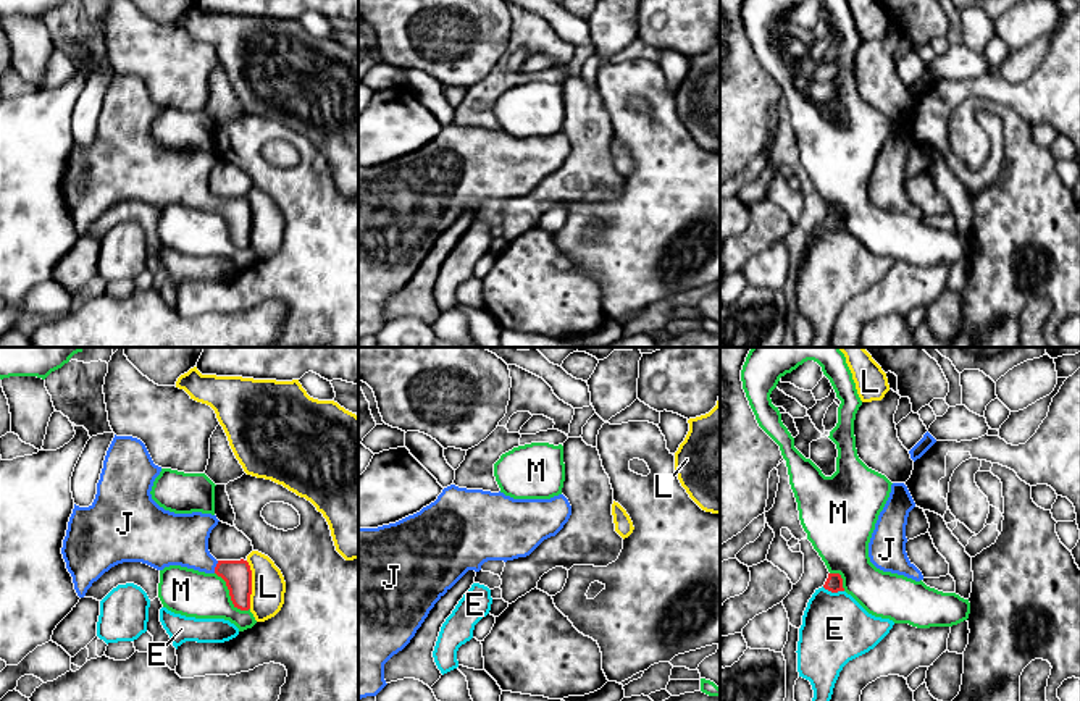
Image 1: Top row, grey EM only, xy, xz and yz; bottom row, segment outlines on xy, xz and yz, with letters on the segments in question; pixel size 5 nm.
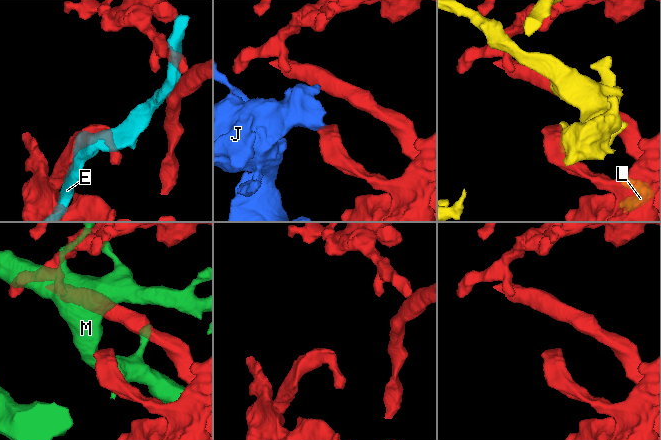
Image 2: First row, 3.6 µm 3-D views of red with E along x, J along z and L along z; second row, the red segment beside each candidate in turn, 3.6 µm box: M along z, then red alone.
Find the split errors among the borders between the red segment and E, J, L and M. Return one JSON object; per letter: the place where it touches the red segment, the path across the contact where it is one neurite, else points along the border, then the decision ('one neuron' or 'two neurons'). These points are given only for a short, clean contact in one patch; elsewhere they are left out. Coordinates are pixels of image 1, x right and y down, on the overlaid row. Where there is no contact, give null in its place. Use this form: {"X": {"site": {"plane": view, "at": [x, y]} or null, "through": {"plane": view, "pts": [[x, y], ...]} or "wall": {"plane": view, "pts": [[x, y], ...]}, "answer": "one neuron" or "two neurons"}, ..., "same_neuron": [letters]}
{"E": {"site": {"plane": "yz", "at": [833, 591]}, "answer": "two neurons"}, "J": {"site": {"plane": "xy", "at": [215, 567]}, "through": {"plane": "xy", "pts": [[238, 575], [215, 567], [202, 561], [181, 540]]}, "answer": "one neuron"}, "L": {"site": {"plane": "xy", "at": [251, 585]}, "answer": "two neurons"}, "M": {"site": {"plane": "xy", "at": [230, 595]}, "answer": "two neurons"}, "same_neuron": ["J"]}

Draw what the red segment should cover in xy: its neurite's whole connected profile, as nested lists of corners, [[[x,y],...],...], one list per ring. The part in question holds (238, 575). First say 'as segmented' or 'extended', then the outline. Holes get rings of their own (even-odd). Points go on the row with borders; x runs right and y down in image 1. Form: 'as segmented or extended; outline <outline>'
extended; outline [[[132,436],[113,438],[89,507],[74,504],[63,539],[61,554],[73,577],[74,590],[84,598],[87,590],[111,567],[123,562],[142,562],[157,570],[181,565],[216,573],[226,581],[234,607],[250,609],[252,570],[247,560],[216,560],[208,551],[208,538],[218,525],[216,515],[192,512],[174,514],[152,499],[152,486],[161,467],[155,465],[145,444]]]

